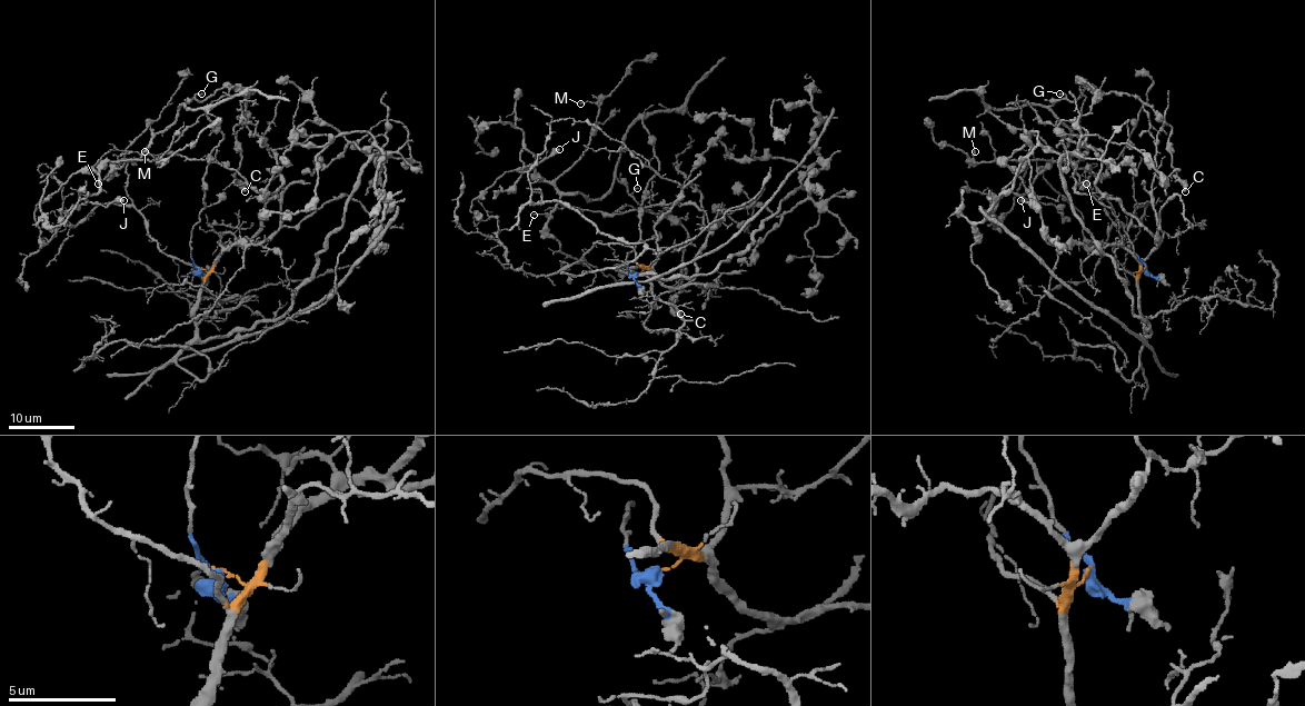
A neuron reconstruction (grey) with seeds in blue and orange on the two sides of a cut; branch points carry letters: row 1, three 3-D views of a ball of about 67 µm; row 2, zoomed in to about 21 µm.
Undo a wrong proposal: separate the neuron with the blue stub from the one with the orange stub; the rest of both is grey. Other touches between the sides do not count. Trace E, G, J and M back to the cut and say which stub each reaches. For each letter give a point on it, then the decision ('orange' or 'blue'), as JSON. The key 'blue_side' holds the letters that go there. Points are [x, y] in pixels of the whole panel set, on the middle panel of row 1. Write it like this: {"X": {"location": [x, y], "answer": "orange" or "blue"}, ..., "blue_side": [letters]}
{"E": {"location": [534, 215], "answer": "blue"}, "G": {"location": [637, 188], "answer": "blue"}, "J": {"location": [559, 149], "answer": "blue"}, "M": {"location": [580, 103], "answer": "blue"}, "blue_side": ["E", "G", "J", "M"]}

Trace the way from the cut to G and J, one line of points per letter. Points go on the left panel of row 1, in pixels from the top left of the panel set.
G: (199, 268), (190, 258), (190, 231), (203, 209), (206, 167), (222, 133), (203, 110), (180, 106), (202, 93)
J: (199, 268), (190, 231), (222, 140), (202, 109), (180, 106), (85, 199), (123, 200)

